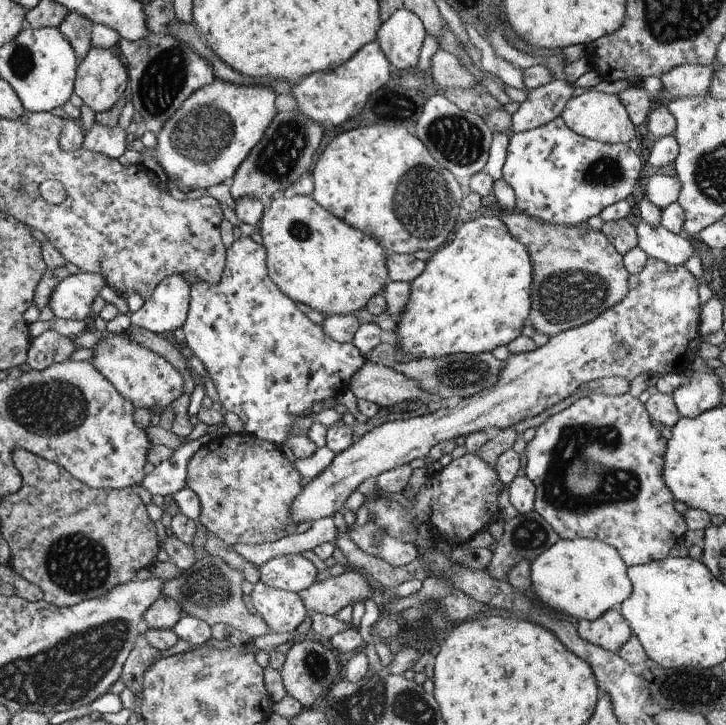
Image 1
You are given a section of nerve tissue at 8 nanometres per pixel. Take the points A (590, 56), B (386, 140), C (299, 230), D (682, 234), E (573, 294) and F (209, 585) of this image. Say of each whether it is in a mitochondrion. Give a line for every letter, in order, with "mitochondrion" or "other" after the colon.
A: other
B: other
C: mitochondrion
D: other
E: mitochondrion
F: mitochondrion

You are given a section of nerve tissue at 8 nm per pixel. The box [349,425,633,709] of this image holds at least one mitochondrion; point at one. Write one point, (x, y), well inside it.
(529, 533)

